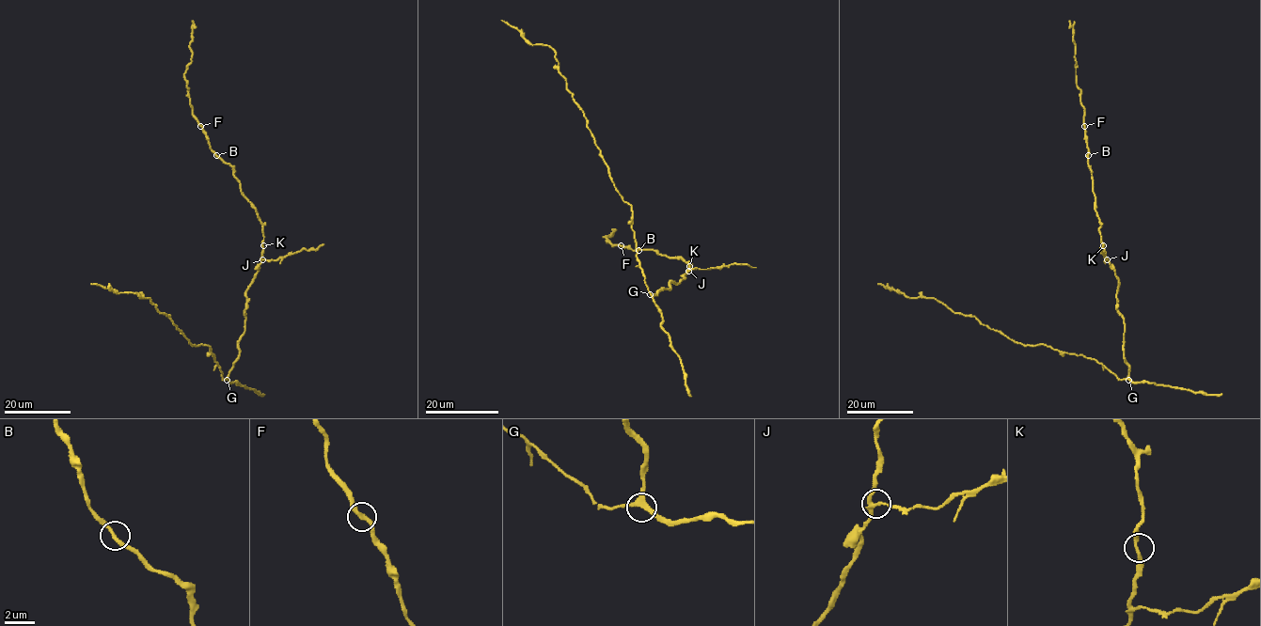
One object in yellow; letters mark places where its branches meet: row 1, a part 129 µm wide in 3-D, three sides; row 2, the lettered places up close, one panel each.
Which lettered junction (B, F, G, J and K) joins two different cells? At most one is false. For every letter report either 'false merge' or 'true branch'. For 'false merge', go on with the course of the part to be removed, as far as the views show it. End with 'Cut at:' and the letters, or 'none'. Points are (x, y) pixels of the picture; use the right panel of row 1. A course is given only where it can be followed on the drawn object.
B: true branch
F: true branch
G: true branch
J: false merge; foreign part runs (1108, 259), (1105, 260), (1100, 250), (1104, 244)
K: true branch
Cut at: J

